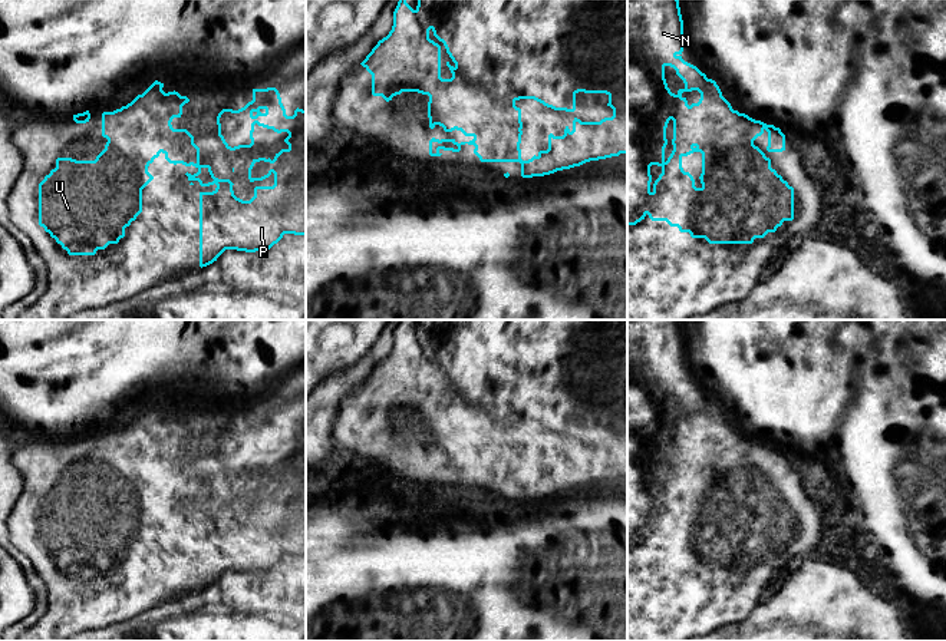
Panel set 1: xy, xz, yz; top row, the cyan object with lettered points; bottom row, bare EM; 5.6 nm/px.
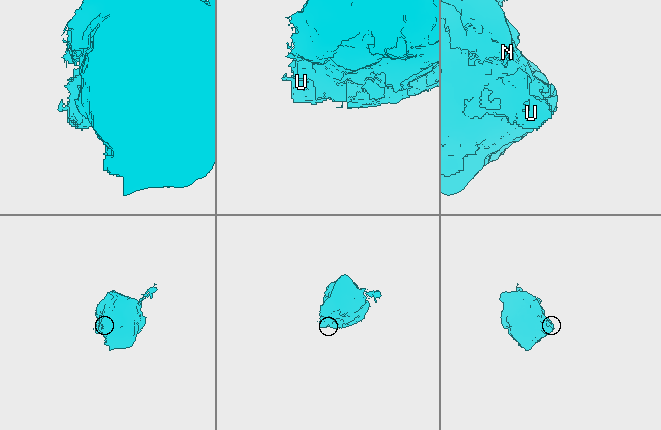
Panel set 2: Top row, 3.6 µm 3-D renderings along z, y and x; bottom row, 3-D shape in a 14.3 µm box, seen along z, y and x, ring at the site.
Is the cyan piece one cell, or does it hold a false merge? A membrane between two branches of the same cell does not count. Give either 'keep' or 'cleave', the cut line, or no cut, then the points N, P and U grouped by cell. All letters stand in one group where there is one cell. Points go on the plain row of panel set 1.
keep; no cut; N P U

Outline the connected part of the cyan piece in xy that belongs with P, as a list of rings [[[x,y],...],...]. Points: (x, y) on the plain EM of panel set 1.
[[[155,402],[142,416],[131,424],[113,433],[102,435],[102,457],[108,460],[105,470],[95,482],[76,482],[72,479],[57,479],[56,489],[39,505],[39,546],[67,572],[69,576],[95,576],[98,571],[105,571],[109,565],[118,565],[125,558],[125,549],[142,533],[142,511],[154,500],[148,488],[162,473],[169,485],[195,488],[197,495],[185,495],[189,506],[198,502],[201,508],[217,506],[212,513],[200,513],[200,588],[207,588],[217,582],[225,571],[245,574],[263,574],[277,565],[284,555],[306,556],[306,432],[296,430],[293,437],[286,436],[280,414],[276,409],[253,410],[253,422],[238,432],[223,430],[217,437],[218,457],[227,470],[251,469],[254,466],[254,446],[273,450],[277,455],[287,453],[284,463],[287,470],[276,475],[274,480],[253,480],[248,489],[250,503],[263,502],[274,496],[273,508],[256,508],[254,518],[243,522],[234,516],[230,500],[214,498],[210,486],[200,485],[200,469],[194,465],[194,457],[187,450],[174,450],[171,443],[181,439],[182,427],[189,423],[178,413],[162,412],[164,404]]]

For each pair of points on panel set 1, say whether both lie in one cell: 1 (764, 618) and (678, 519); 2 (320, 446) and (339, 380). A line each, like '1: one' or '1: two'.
1: two
2: one

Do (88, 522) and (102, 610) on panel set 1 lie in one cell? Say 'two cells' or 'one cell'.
one cell

